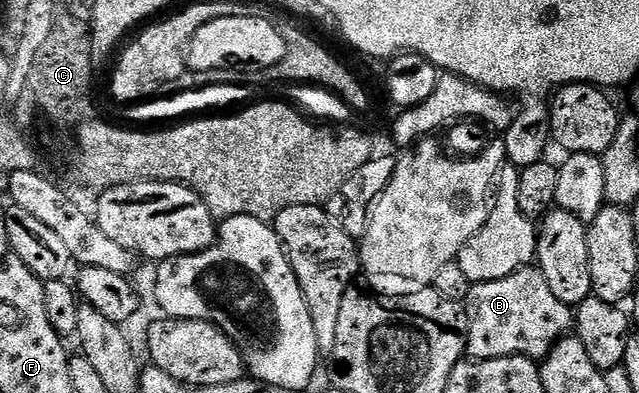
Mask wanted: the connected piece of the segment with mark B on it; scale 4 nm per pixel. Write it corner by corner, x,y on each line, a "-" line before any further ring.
537,267
519,269
513,275
505,275
505,279
493,279
489,283
472,284
466,299
467,307
467,351
468,358
484,361
485,359
501,359
502,357
530,357
542,359
551,353
556,341
568,336
573,329
572,306
561,303
549,283
545,283
545,275

